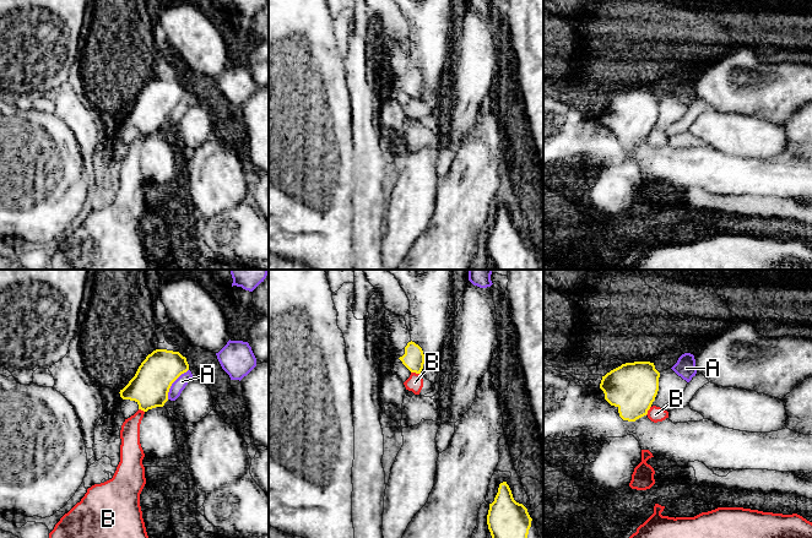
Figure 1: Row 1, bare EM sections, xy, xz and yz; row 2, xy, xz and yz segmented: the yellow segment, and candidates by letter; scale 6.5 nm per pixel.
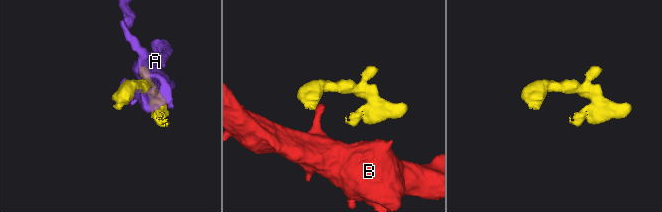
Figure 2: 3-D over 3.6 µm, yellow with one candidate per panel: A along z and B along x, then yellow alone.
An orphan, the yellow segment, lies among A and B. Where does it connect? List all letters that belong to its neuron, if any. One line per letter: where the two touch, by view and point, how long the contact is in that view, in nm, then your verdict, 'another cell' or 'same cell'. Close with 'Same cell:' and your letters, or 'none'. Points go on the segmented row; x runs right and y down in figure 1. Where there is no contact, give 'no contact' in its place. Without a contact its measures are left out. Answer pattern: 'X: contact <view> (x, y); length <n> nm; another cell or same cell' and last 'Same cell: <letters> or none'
A: contact xy (172, 382); length 240 nm; another cell
B: contact yz (648, 409); length 70 nm; another cell
Same cell: none

